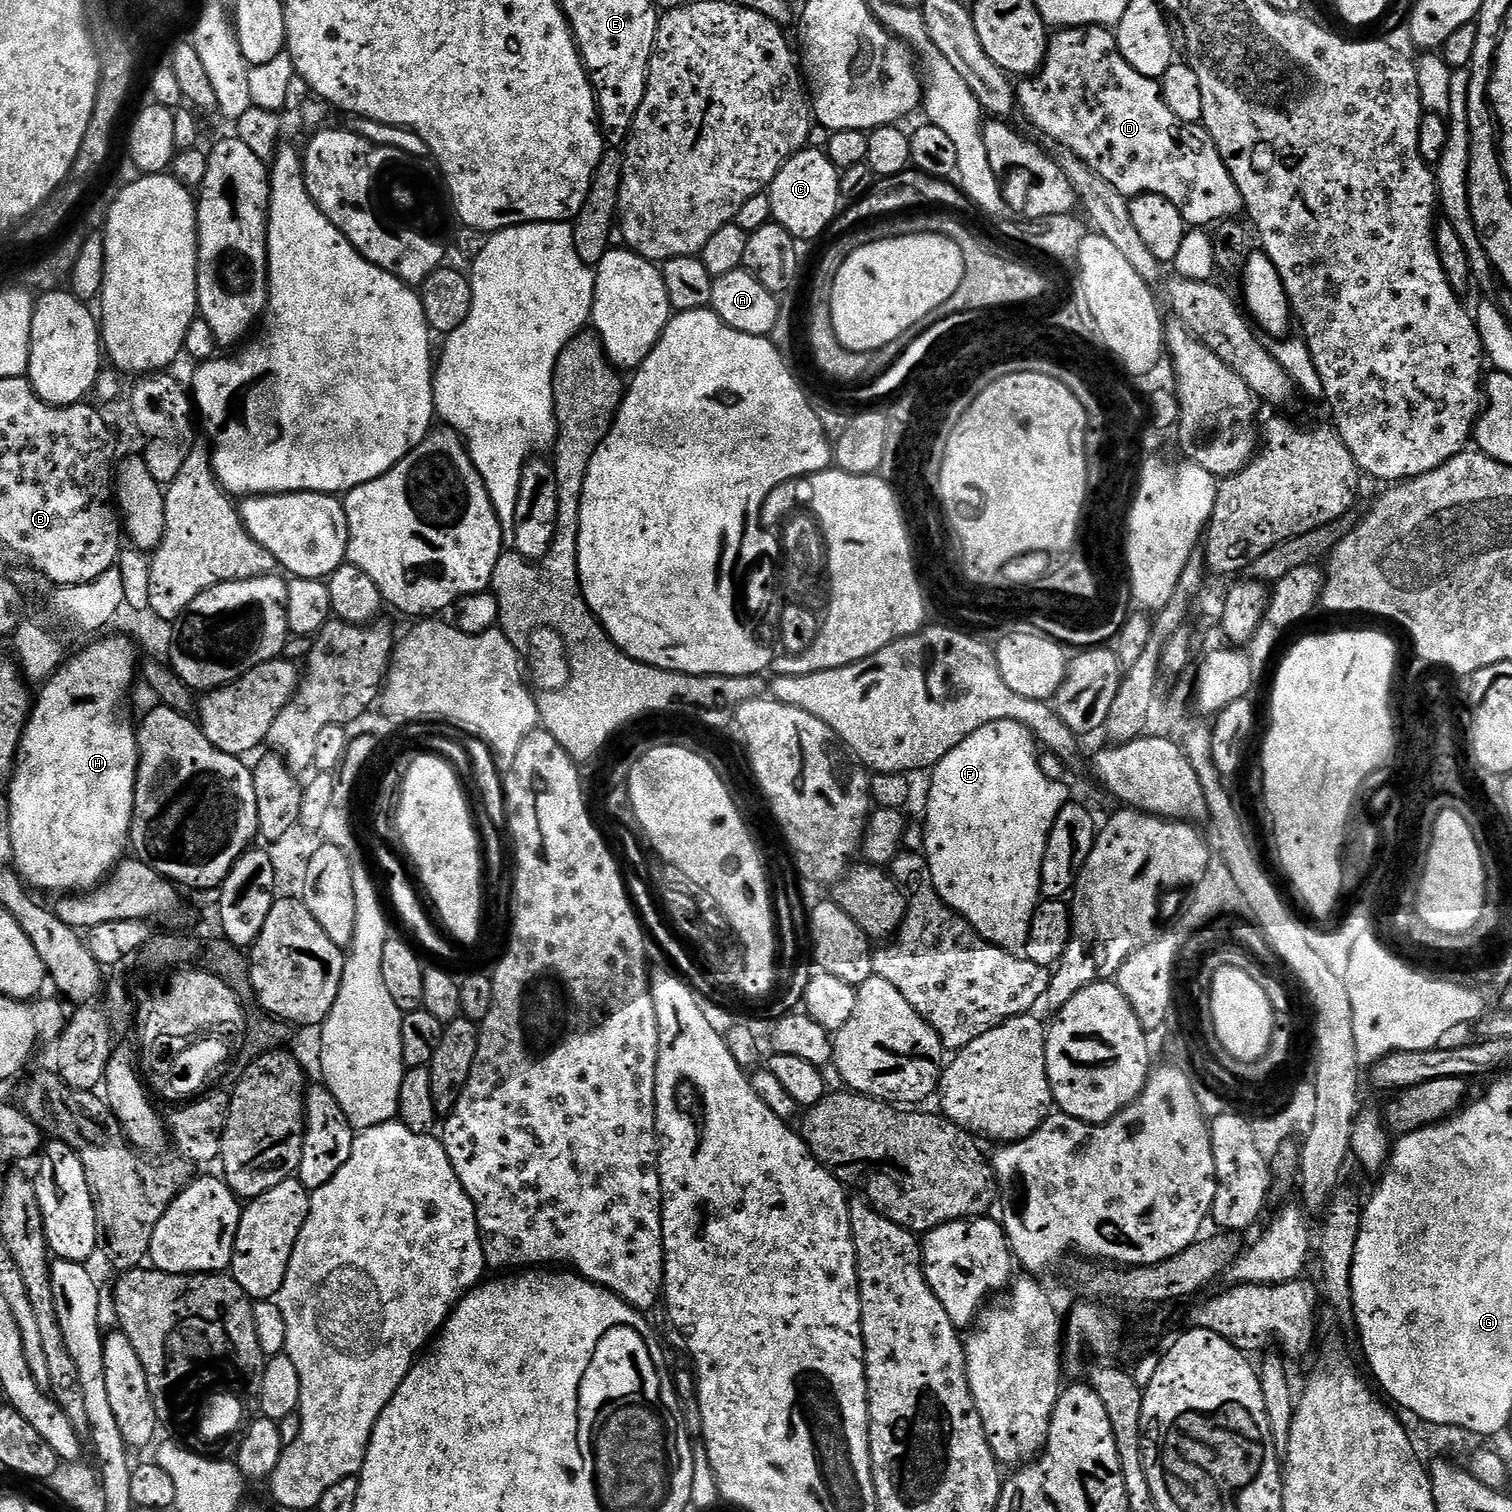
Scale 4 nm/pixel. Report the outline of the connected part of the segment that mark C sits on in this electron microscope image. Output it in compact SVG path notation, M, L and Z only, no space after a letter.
M813 146L795 152L778 170L772 180L771 188L767 189L772 203L772 218L781 224L787 232L795 236L797 241L816 240L832 224L842 204L840 194L841 169L830 162L827 151L820 152Z

